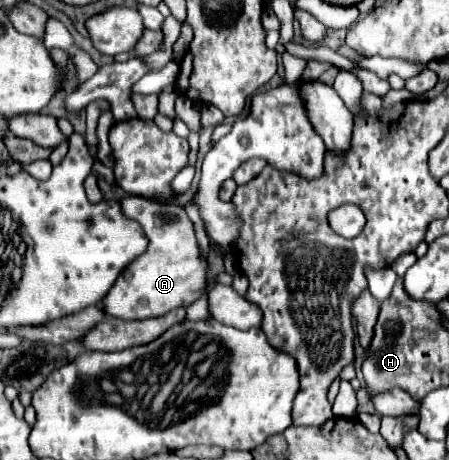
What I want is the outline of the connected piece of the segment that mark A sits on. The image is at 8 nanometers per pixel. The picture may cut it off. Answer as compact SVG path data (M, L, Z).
M127 196L121 200L129 218L137 220L149 238L149 248L143 256L137 256L133 264L117 278L115 286L103 300L107 316L121 320L145 320L171 312L179 306L193 304L207 288L209 260L201 254L195 226L185 214L183 206L173 202L157 202L139 196Z

